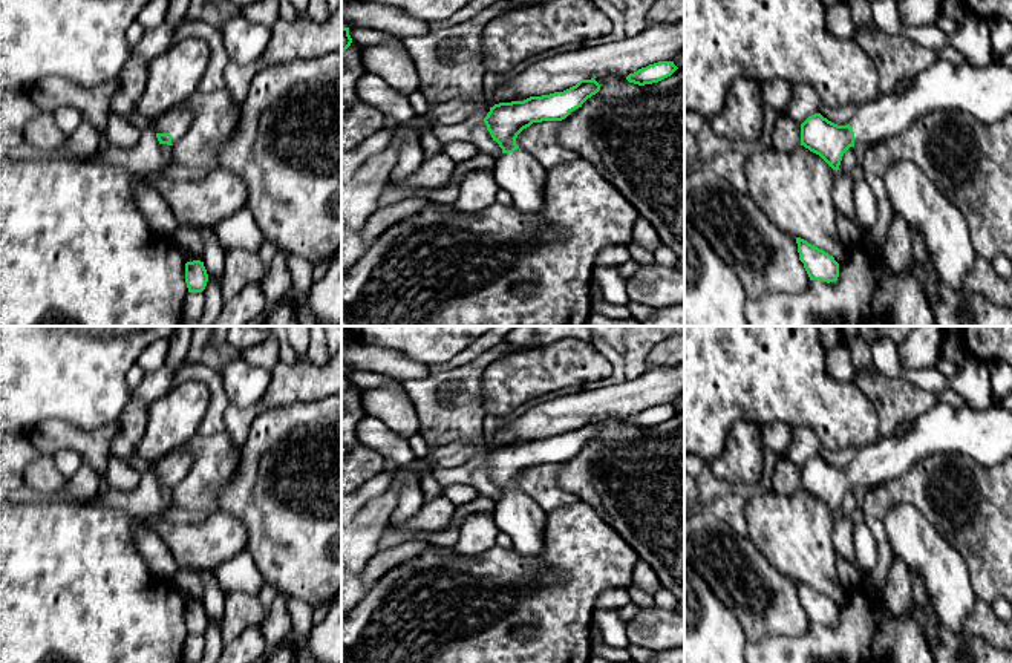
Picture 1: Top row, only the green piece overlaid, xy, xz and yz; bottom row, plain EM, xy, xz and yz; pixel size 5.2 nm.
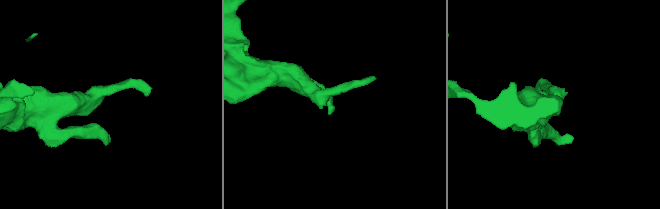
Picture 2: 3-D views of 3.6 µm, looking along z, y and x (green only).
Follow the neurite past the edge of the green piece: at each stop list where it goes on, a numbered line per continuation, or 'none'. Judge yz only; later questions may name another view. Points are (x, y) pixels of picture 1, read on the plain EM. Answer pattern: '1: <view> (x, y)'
1: yz (983, 435)

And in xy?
1: xy (176, 466)

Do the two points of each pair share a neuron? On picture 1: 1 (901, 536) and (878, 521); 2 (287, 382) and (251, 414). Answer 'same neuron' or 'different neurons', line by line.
1: different neurons
2: same neuron

